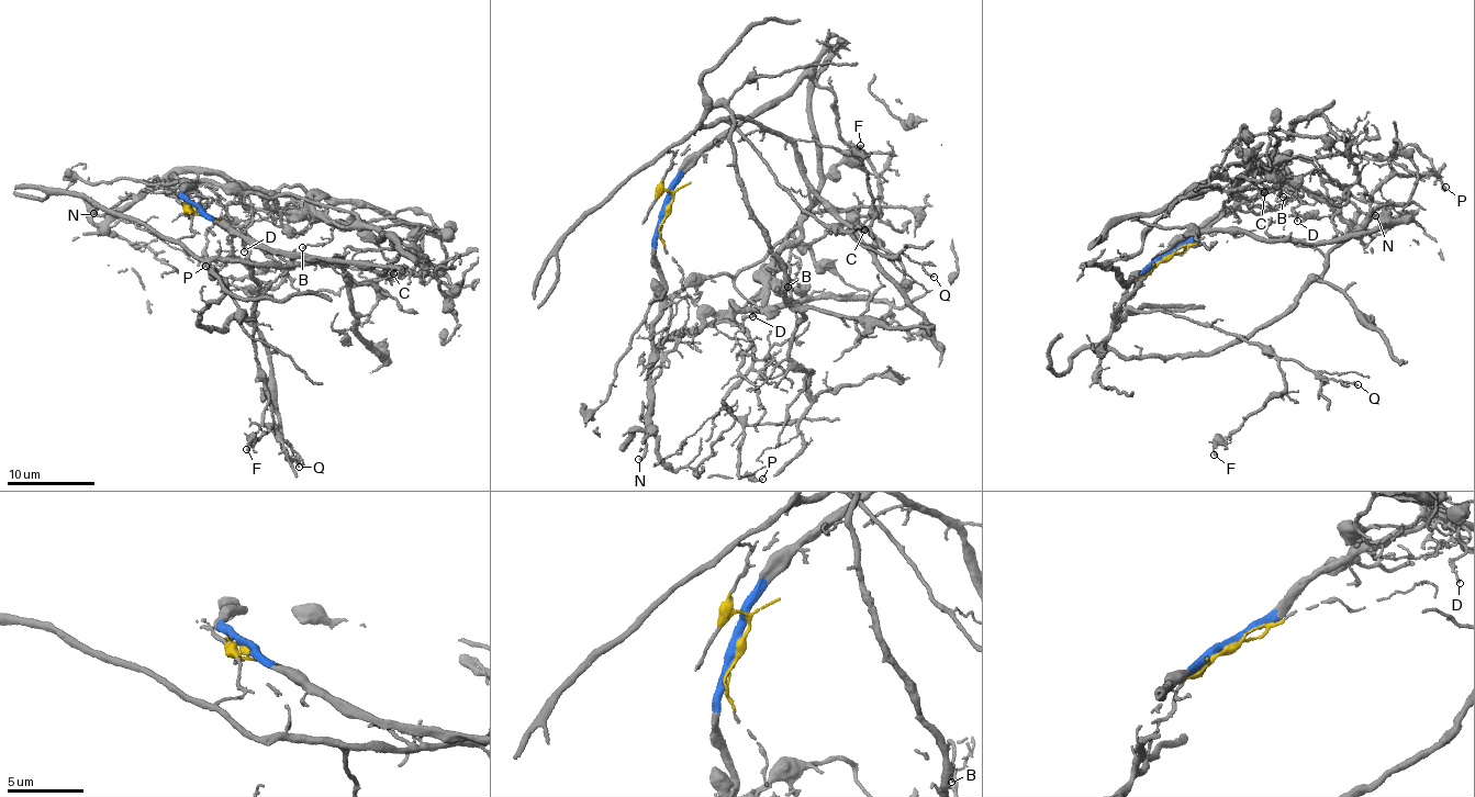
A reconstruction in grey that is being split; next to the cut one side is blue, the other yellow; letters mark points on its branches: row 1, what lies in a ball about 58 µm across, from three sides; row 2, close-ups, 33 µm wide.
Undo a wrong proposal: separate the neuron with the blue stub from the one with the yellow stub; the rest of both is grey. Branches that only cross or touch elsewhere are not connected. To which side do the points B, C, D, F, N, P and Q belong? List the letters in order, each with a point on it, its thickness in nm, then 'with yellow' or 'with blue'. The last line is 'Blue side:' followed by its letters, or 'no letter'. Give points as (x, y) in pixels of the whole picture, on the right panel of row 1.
B: (1283, 197) | 100 nm | with blue
C: (1264, 192) | 130 nm | with blue
D: (1297, 221) | 160 nm | with blue
F: (1214, 455) | 150 nm | with yellow
N: (1375, 215) | 220 nm | with blue
P: (1445, 187) | 140 nm | with blue
Q: (1358, 384) | 140 nm | with yellow
Blue side: B, C, D, N, P

